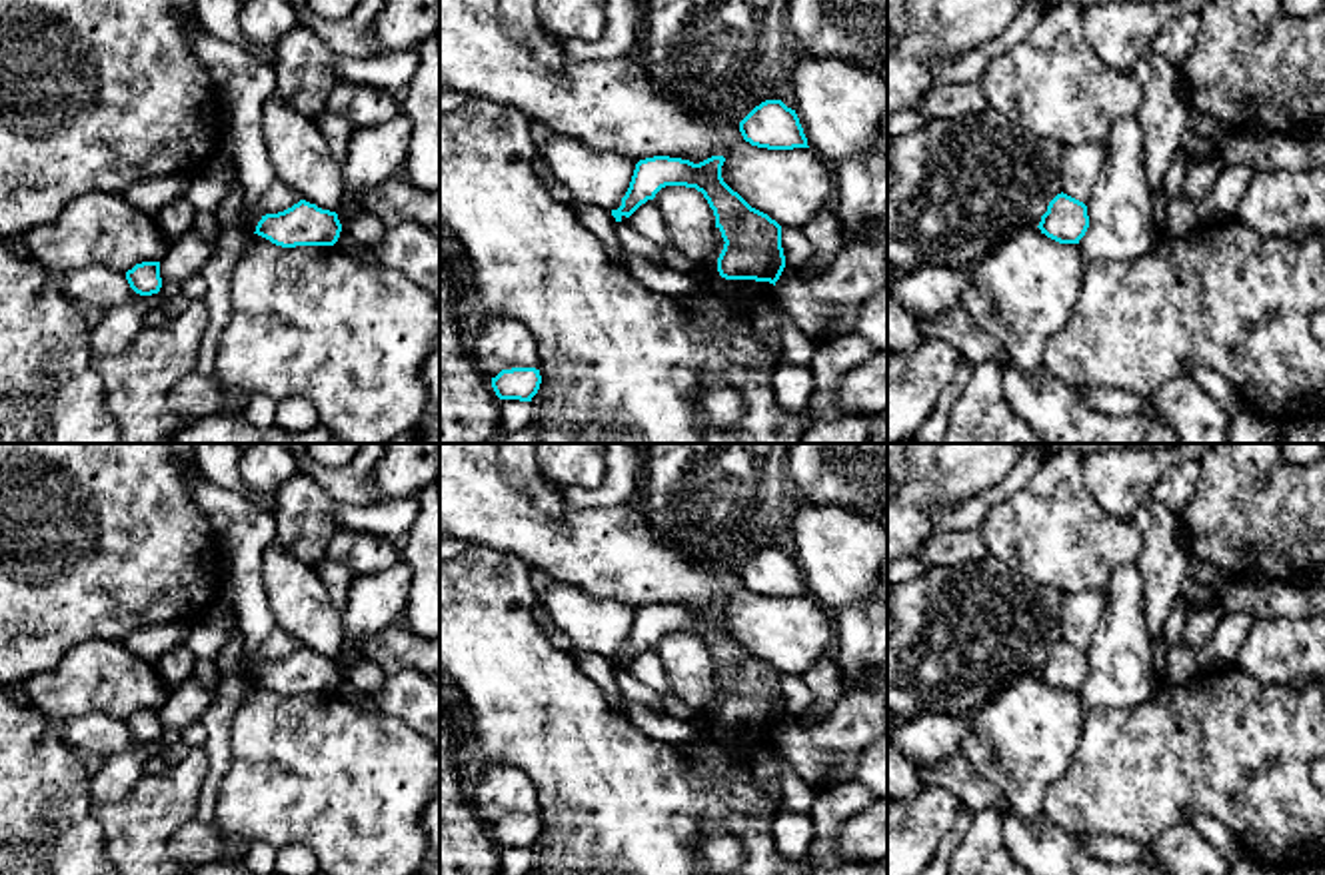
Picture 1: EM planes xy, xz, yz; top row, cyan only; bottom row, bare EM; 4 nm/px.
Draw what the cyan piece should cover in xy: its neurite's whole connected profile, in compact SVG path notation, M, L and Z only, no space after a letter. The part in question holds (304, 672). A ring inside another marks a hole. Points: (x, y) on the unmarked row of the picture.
M190 467L190 493L210 519L224 557L226 585L236 625L244 635L246 673L282 695L334 693L342 671L336 659L300 647L292 655L262 663L258 645L276 627L264 589L264 553L276 537L276 519L254 499L214 485L200 469Z

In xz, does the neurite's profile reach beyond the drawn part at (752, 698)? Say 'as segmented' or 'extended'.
as segmented

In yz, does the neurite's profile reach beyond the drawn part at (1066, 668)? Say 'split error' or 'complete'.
complete

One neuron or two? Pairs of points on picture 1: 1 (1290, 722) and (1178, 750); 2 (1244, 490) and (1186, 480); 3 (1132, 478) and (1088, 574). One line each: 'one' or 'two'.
1: one
2: two
3: two

